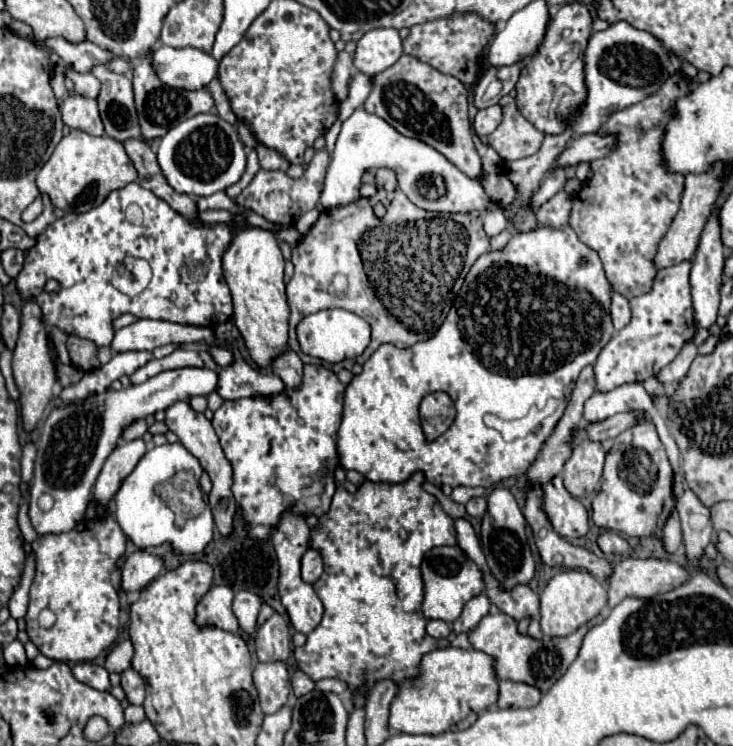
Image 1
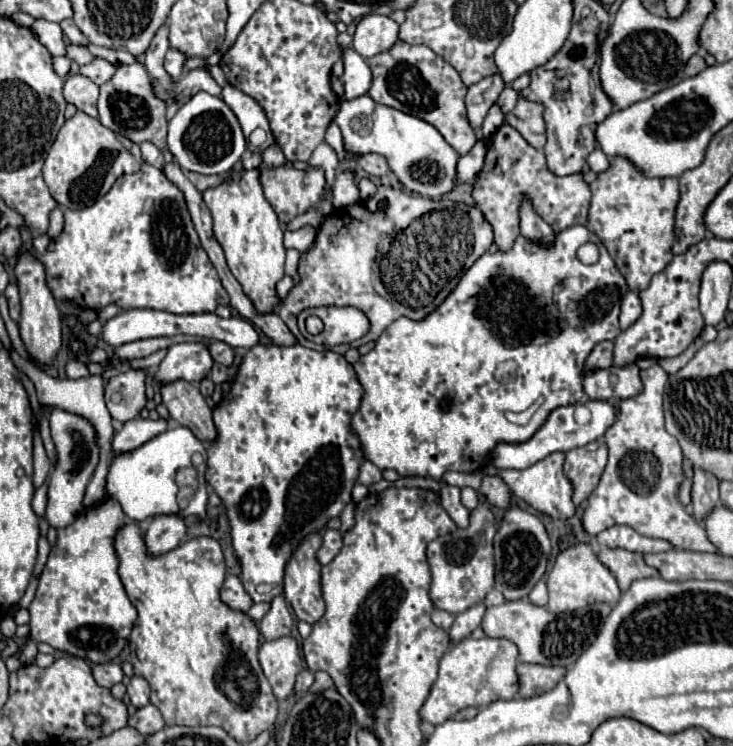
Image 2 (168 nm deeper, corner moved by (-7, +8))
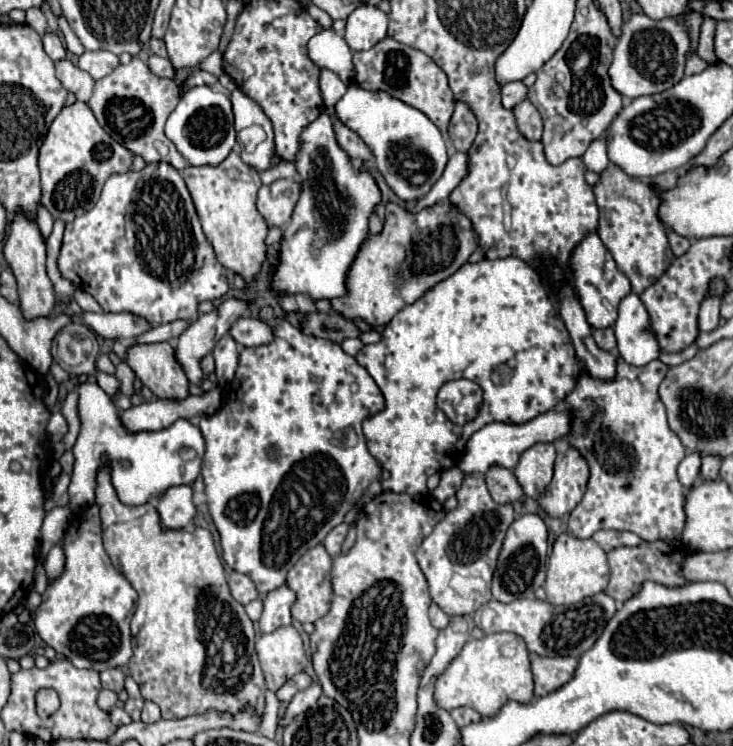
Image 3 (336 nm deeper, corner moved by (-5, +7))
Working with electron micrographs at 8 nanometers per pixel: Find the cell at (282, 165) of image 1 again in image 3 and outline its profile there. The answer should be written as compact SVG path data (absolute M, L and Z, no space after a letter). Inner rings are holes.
M231 150L229 156L217 166L187 166L181 170L181 176L191 192L203 232L215 248L217 260L231 272L241 274L245 280L253 280L265 260L265 236L269 228L257 212L255 200L261 180L257 170L241 162L237 150Z

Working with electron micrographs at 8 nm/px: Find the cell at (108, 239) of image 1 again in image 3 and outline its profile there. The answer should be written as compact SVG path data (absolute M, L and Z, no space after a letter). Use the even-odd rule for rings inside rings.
M159 162L159 164L147 164L141 172L125 172L125 174L115 174L111 176L101 192L99 202L95 204L93 210L85 212L83 216L75 218L73 222L65 224L65 238L63 238L63 246L61 246L61 254L59 254L59 270L63 274L63 278L71 280L75 284L75 288L81 288L83 292L89 292L103 308L103 312L129 312L133 316L139 316L143 320L147 320L149 324L165 324L165 322L173 322L177 318L185 318L189 322L197 320L197 304L203 300L219 300L227 294L229 290L229 272L217 262L215 252L211 242L207 240L207 236L201 230L193 200L189 196L189 190L179 174L179 170L175 170L171 164L167 162Z

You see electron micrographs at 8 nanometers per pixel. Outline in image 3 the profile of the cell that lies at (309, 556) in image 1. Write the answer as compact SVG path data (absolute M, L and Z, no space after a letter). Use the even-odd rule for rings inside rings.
M343 522L343 524L335 526L335 528L327 534L327 538L325 538L323 546L325 546L325 550L327 550L331 556L337 556L337 554L339 554L341 544L343 544L343 540L345 540L345 536L347 536L347 530L349 530L349 528L351 528L351 524Z

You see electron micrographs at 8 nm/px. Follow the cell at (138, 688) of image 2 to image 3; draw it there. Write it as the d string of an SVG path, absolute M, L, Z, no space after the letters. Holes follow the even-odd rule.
M129 698L129 700L125 702L125 712L133 718L133 722L139 722L139 716L141 716L141 706L143 706L143 700L141 700L141 698L139 698L139 700Z

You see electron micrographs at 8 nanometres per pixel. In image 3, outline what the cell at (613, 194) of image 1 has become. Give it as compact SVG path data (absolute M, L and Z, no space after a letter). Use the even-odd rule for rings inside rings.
M613 166L601 174L601 182L593 188L599 206L599 238L613 254L617 268L629 278L635 294L641 294L673 262L673 252L667 242L665 226L657 222L657 194L649 190L649 184L637 182L621 168Z

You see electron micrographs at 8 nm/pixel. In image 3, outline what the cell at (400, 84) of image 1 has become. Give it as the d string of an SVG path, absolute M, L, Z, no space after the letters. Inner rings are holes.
M393 38L379 40L373 48L365 52L353 54L353 68L355 68L355 82L365 90L385 90L393 94L393 98L401 98L401 102L421 110L431 122L445 134L445 126L453 114L455 98L449 90L449 82L445 72L423 52L413 50Z

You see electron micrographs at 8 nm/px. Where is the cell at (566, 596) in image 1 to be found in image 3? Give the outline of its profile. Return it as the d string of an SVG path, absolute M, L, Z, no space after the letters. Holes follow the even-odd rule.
M569 532L559 534L549 556L547 580L543 586L547 592L547 600L553 606L575 604L575 602L581 602L581 598L587 598L589 594L603 592L607 584L609 584L609 564L601 546L597 546L591 538L581 540L581 538L571 536Z

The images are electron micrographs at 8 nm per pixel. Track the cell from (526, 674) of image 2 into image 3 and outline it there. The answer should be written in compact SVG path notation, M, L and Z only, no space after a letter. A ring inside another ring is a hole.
M531 654L531 666L535 678L535 696L547 696L573 678L579 660L573 656L547 658Z

